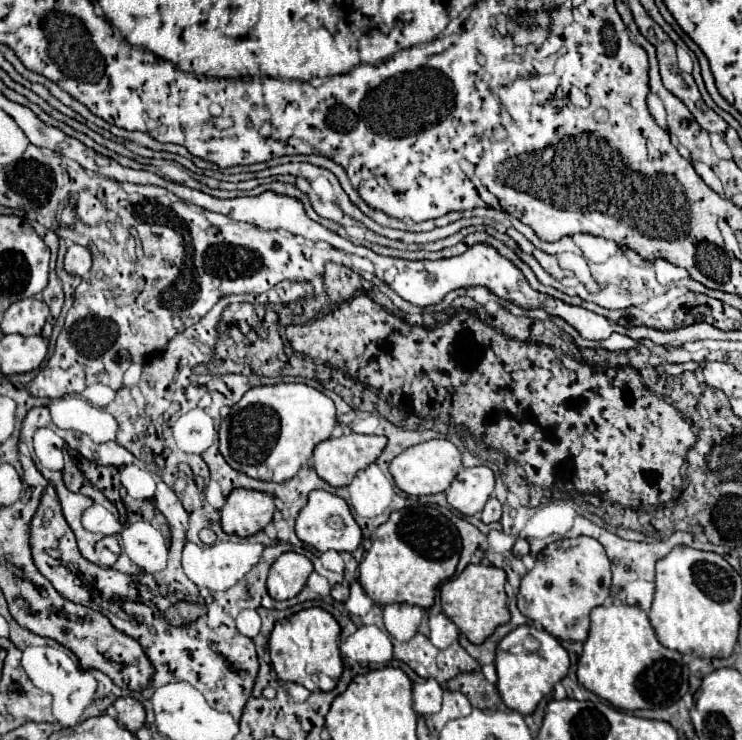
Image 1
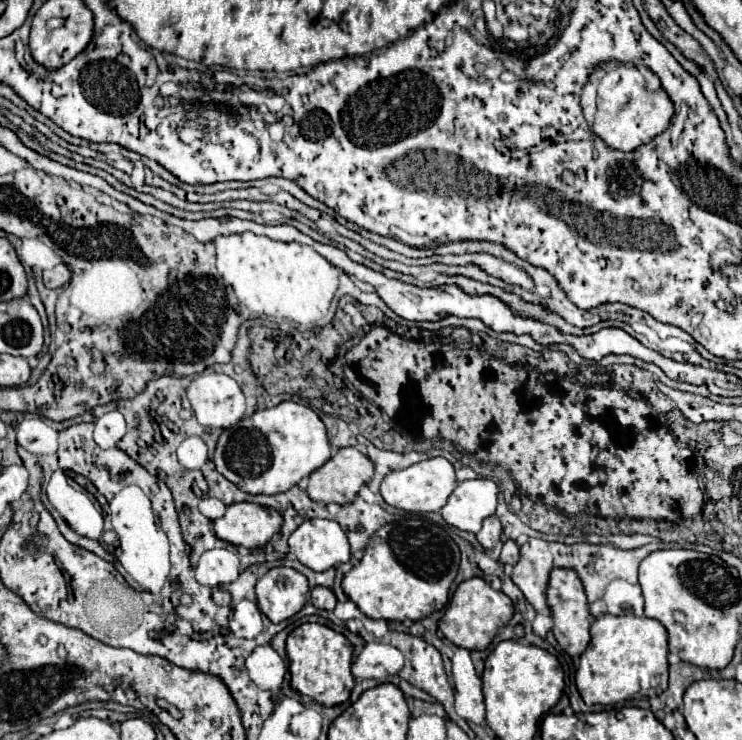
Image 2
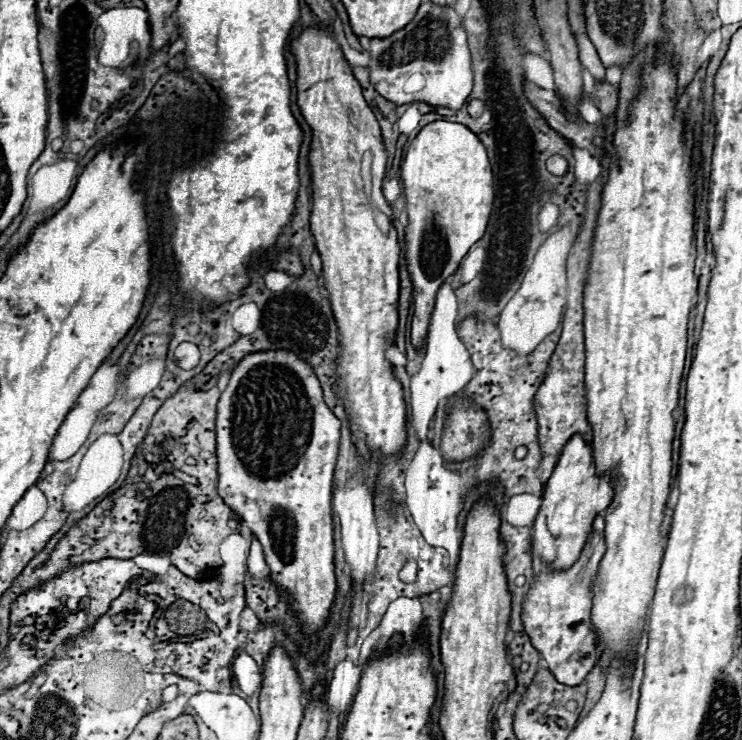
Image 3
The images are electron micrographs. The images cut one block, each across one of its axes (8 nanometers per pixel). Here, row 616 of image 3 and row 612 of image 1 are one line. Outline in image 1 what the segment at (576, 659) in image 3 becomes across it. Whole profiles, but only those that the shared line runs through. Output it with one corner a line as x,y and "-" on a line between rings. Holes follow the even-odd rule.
588,536
556,540
538,554
534,570
524,576
518,594
518,608
526,618
540,624
558,640
584,642
590,630
590,610
604,604
610,596
610,586
610,560
598,540

